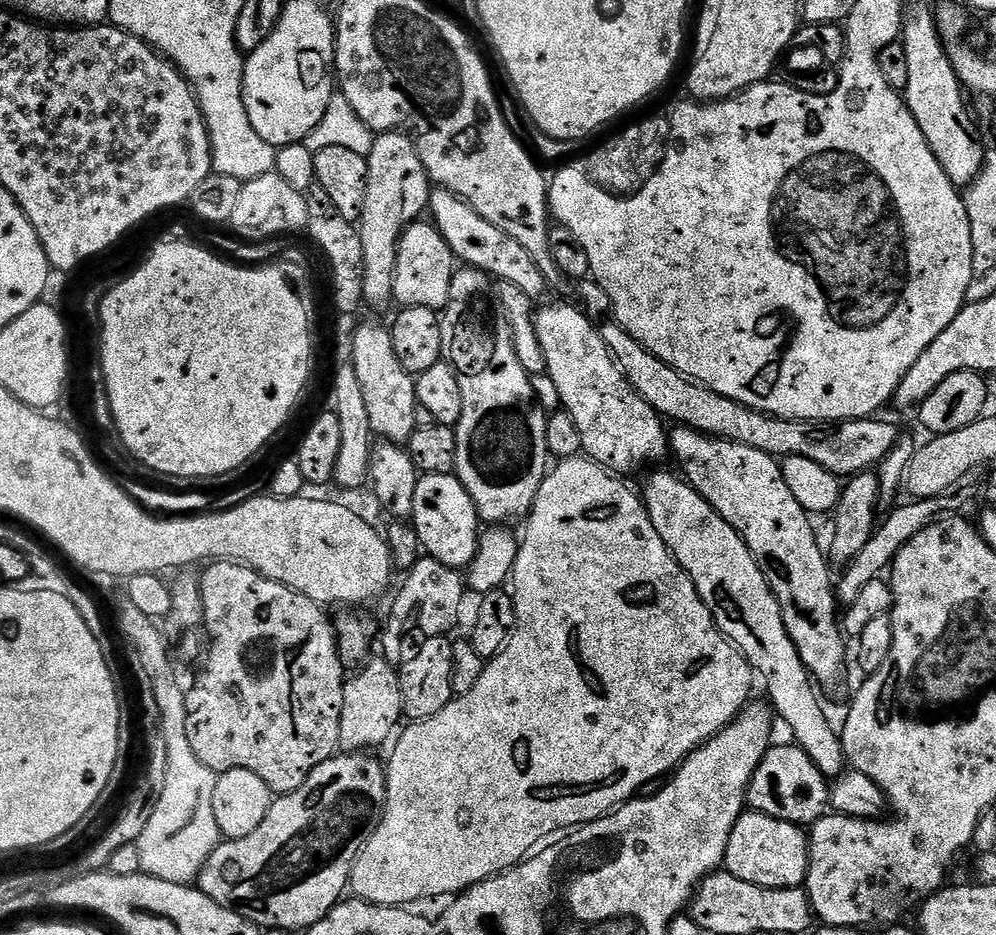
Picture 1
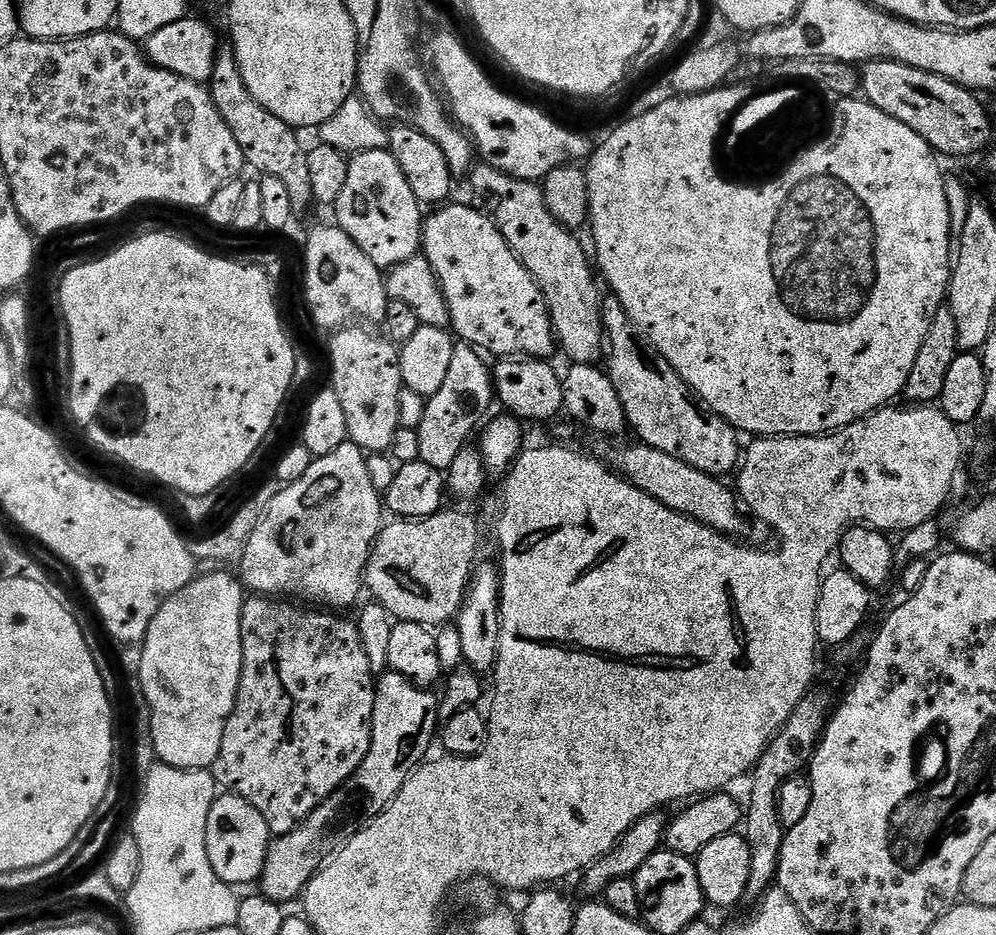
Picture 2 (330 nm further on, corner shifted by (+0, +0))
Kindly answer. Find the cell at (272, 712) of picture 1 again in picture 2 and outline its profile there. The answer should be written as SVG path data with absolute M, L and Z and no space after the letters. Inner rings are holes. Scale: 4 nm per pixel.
M252 594L245 599L244 609L242 610L242 674L240 675L240 685L238 686L238 694L236 695L236 705L226 722L226 734L222 734L222 750L218 750L218 758L212 763L210 769L212 775L216 777L217 785L225 793L246 798L246 802L250 802L250 806L254 806L254 810L258 810L258 814L262 814L262 818L266 818L266 826L272 831L273 837L285 836L294 831L316 807L322 802L326 802L326 798L330 798L330 794L334 794L334 790L341 788L356 773L358 766L362 766L362 762L372 745L372 715L374 714L374 698L376 697L376 680L374 679L374 673L370 670L370 658L366 658L366 650L362 650L362 638L358 634L355 623L351 619L343 620L340 617L343 615L340 614L329 614L324 610L316 610L320 612L307 612L306 609L295 608L292 604L295 603L285 602L280 598L269 598L263 594Z

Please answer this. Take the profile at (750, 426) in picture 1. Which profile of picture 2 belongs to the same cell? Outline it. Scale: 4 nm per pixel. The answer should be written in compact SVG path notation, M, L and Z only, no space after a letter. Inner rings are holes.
M487 166L481 169L476 177L471 177L472 188L481 200L479 203L483 211L496 221L498 230L512 247L514 255L522 262L522 266L526 266L542 290L559 351L564 351L572 364L599 365L606 352L601 285L589 253L588 256L584 253L576 237L579 235L563 228L554 214L546 210L544 190L539 183L515 180L513 176Z

